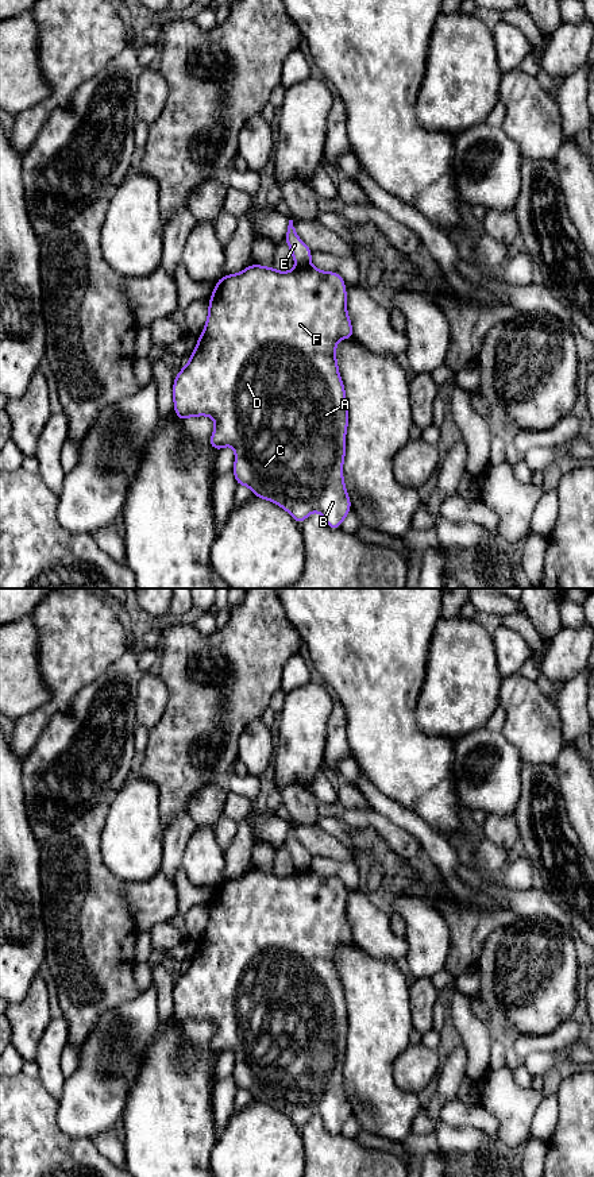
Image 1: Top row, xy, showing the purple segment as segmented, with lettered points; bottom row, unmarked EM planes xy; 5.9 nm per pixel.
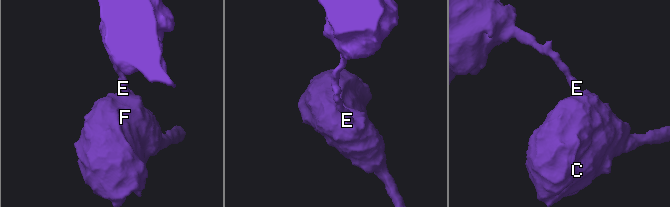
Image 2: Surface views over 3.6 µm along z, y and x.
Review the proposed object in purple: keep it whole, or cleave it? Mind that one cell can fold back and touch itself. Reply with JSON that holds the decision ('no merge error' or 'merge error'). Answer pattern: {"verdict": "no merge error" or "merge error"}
{"verdict": "merge error"}

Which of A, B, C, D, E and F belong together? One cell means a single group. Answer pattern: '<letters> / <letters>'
A B C D F / E

